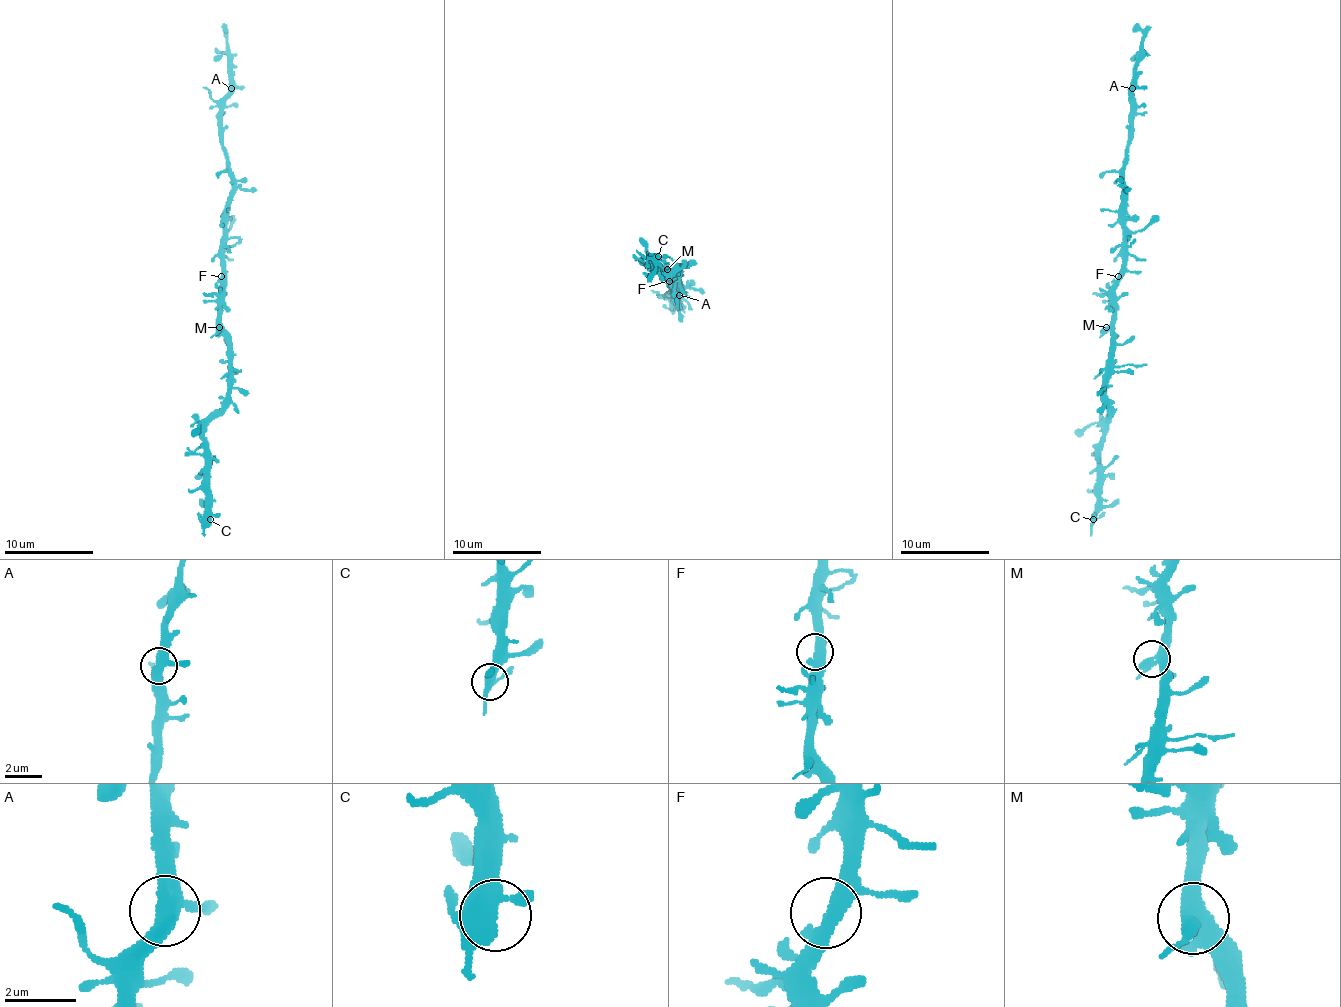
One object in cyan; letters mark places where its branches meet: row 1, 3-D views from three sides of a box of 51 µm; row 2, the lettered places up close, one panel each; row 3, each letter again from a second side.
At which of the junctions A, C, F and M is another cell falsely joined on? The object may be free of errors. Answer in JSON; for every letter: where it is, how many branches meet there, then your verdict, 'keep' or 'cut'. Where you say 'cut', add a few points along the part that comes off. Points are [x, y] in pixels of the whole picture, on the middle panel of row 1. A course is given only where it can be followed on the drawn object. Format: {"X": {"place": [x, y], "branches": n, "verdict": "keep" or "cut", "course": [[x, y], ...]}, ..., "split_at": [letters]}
{"A": {"place": [679, 295], "branches": 3, "verdict": "keep"}, "C": {"place": [658, 256], "branches": 4, "verdict": "keep"}, "F": {"place": [669, 281], "branches": 3, "verdict": "keep"}, "M": {"place": [667, 269], "branches": 4, "verdict": "keep"}, "split_at": []}

